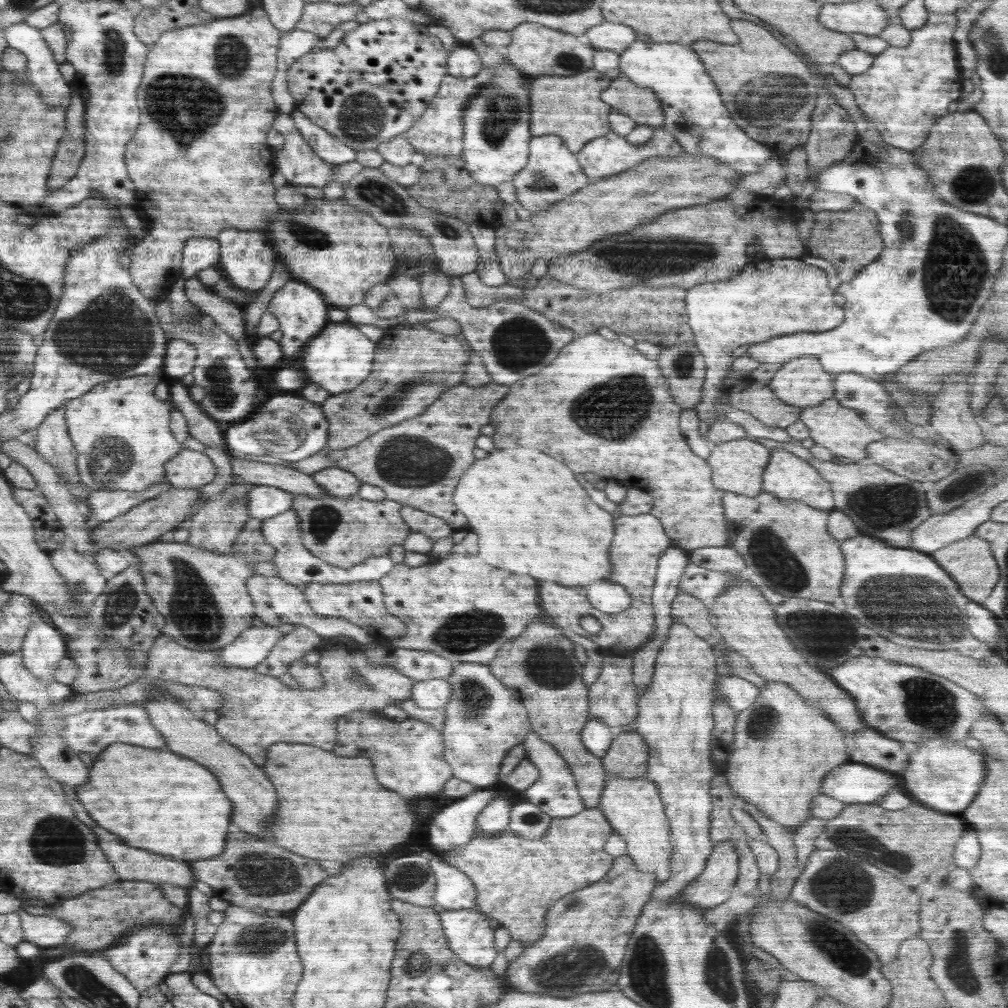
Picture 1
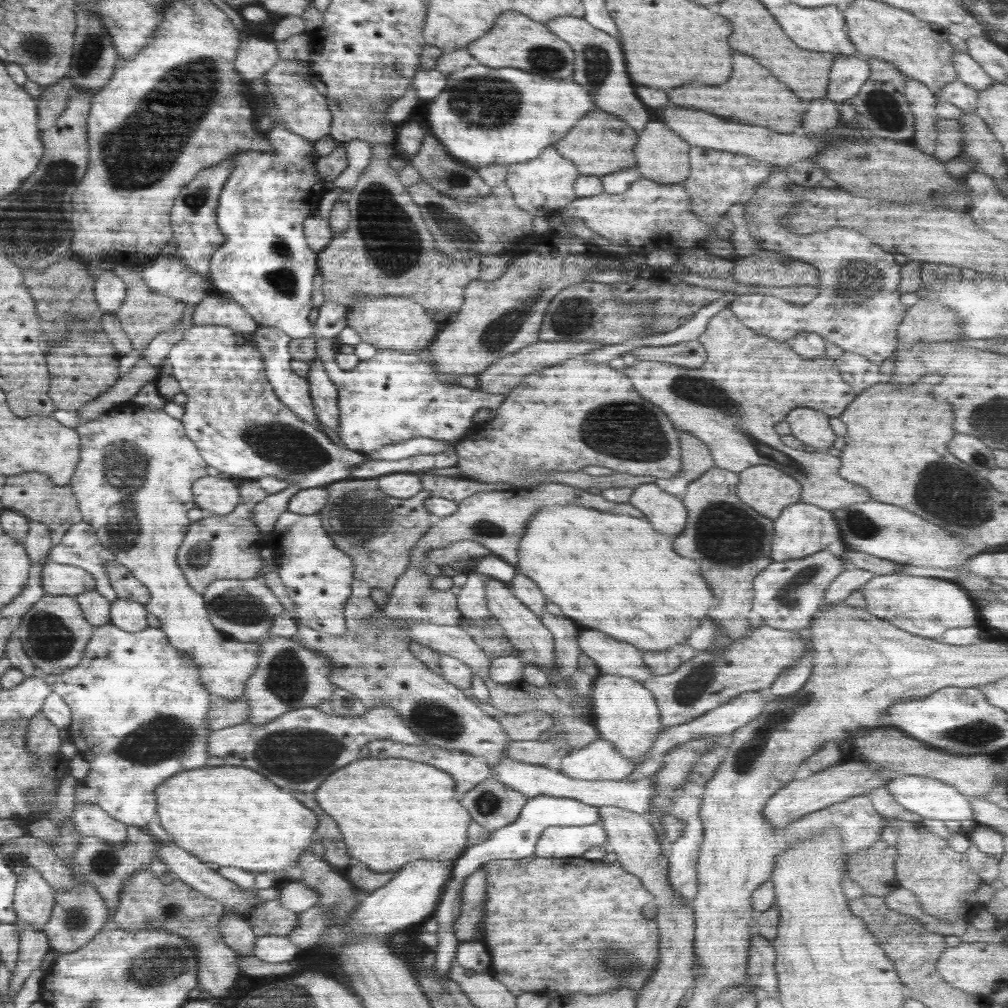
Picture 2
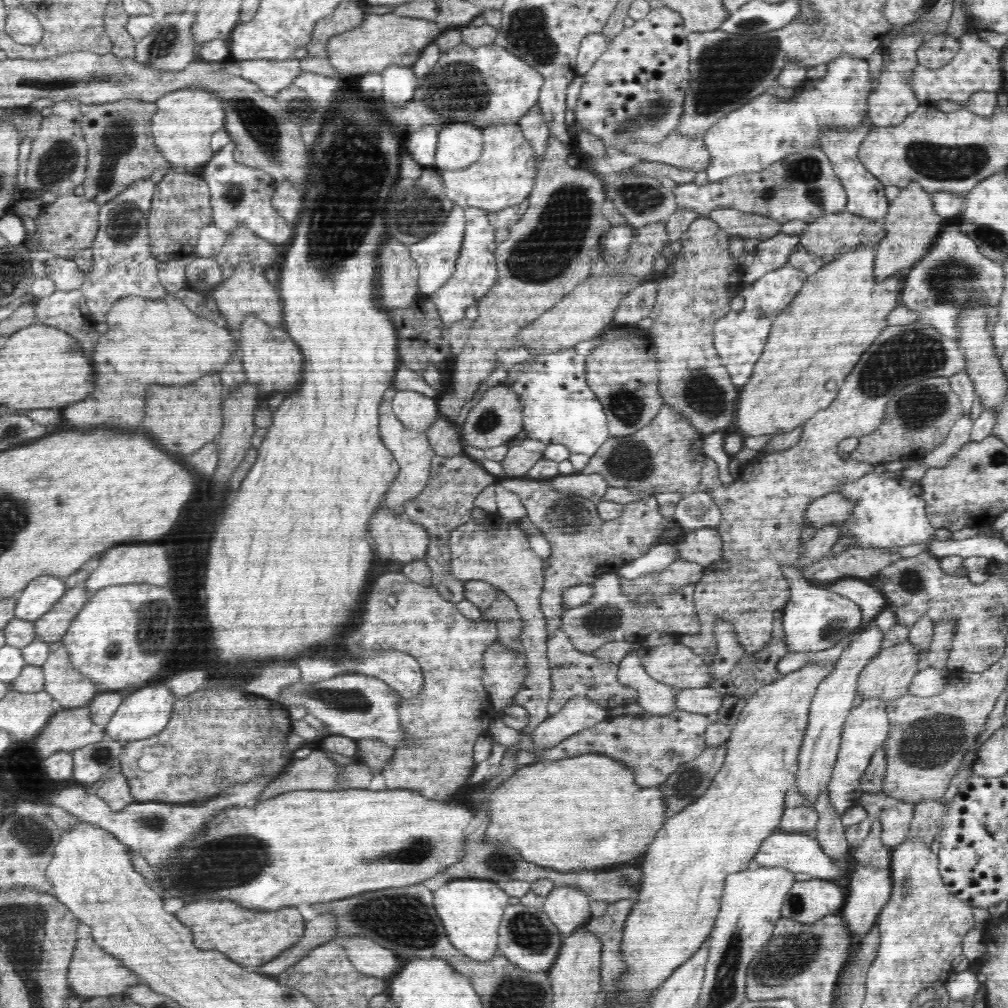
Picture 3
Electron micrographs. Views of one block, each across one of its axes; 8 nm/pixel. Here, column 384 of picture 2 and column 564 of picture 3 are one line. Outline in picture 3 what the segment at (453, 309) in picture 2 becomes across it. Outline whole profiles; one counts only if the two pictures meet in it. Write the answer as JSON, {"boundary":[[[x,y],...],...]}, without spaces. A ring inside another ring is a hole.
{"boundary":[[[550,134],[544,158],[540,160],[535,183],[527,198],[529,205],[522,218],[509,229],[508,238],[496,246],[496,267],[498,268],[496,286],[477,304],[479,315],[472,324],[468,342],[456,356],[453,356],[455,369],[452,374],[452,388],[437,398],[439,416],[447,418],[452,423],[460,416],[464,405],[472,400],[481,384],[480,381],[488,378],[496,369],[494,367],[496,352],[521,347],[522,343],[518,339],[520,330],[524,330],[541,314],[551,310],[560,302],[562,296],[574,290],[574,286],[590,278],[592,260],[600,252],[602,254],[604,237],[611,228],[610,221],[604,213],[608,203],[604,194],[603,179],[596,178],[594,174],[583,171],[578,166],[570,167],[566,163],[570,152],[569,146]]]}

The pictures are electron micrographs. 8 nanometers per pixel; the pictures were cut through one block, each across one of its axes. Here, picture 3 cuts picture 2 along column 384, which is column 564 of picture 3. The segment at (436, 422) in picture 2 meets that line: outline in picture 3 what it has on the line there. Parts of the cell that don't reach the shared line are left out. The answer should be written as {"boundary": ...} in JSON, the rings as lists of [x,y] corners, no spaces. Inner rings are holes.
{"boundary":[[[574,347],[553,353],[531,355],[523,362],[510,366],[507,378],[513,378],[512,389],[516,391],[523,408],[523,431],[527,438],[536,439],[549,444],[562,444],[571,453],[587,454],[591,457],[610,437],[607,427],[607,416],[600,400],[596,398],[590,386],[587,386],[585,364],[587,357],[578,354]]]}

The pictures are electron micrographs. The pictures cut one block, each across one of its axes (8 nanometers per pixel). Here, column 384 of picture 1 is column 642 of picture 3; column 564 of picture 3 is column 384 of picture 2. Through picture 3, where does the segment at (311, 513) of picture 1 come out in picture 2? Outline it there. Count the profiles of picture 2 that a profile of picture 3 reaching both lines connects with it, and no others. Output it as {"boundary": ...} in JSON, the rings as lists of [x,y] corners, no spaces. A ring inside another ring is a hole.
{"boundary":[[[348,478],[330,483],[324,487],[328,493],[328,502],[318,513],[322,526],[325,528],[327,536],[334,543],[334,547],[347,554],[354,565],[351,593],[343,608],[347,630],[352,634],[364,634],[378,630],[379,626],[373,620],[366,619],[372,613],[382,611],[382,608],[379,608],[371,597],[371,592],[374,589],[382,589],[389,595],[391,594],[398,577],[409,565],[411,550],[434,523],[435,517],[427,512],[424,506],[424,501],[428,497],[432,497],[433,494],[430,494],[427,490],[421,490],[407,499],[394,498],[378,488],[377,478]]]}

